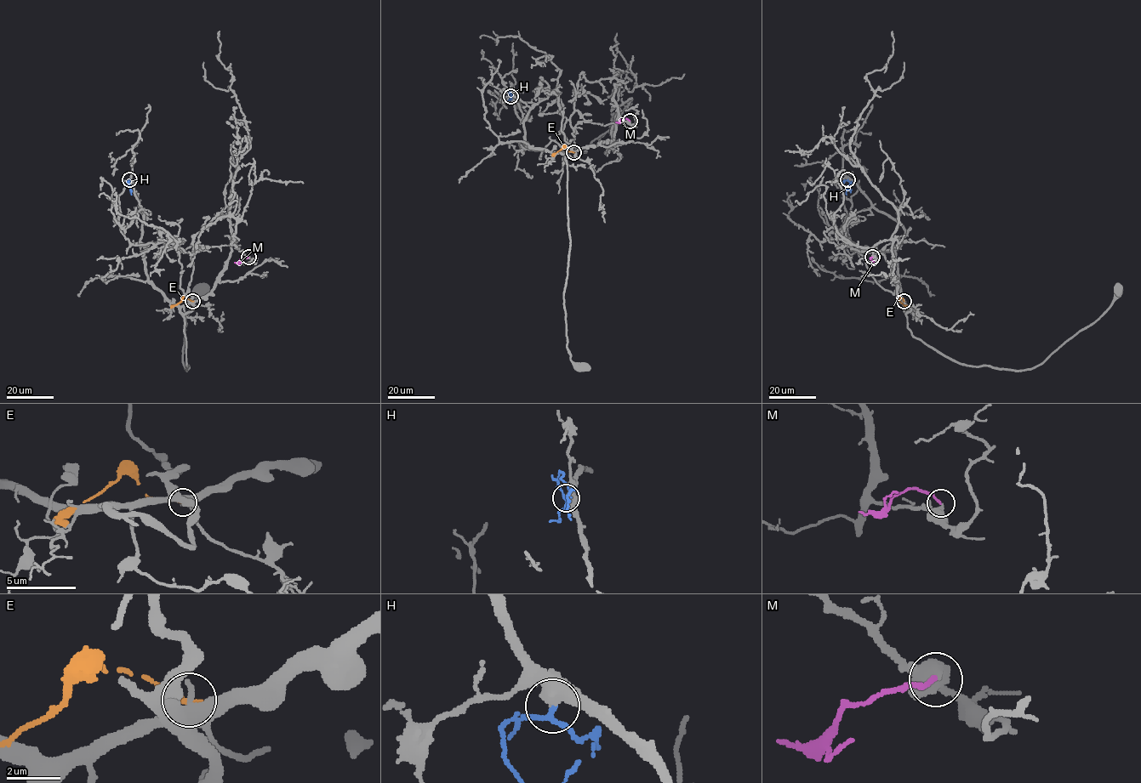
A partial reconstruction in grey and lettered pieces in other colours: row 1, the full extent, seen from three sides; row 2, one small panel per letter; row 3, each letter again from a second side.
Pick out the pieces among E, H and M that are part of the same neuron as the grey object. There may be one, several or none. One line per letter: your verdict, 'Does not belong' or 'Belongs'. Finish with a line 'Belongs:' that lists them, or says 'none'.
E: Does not belong
H: Does not belong
M: Belongs
Belongs: M

